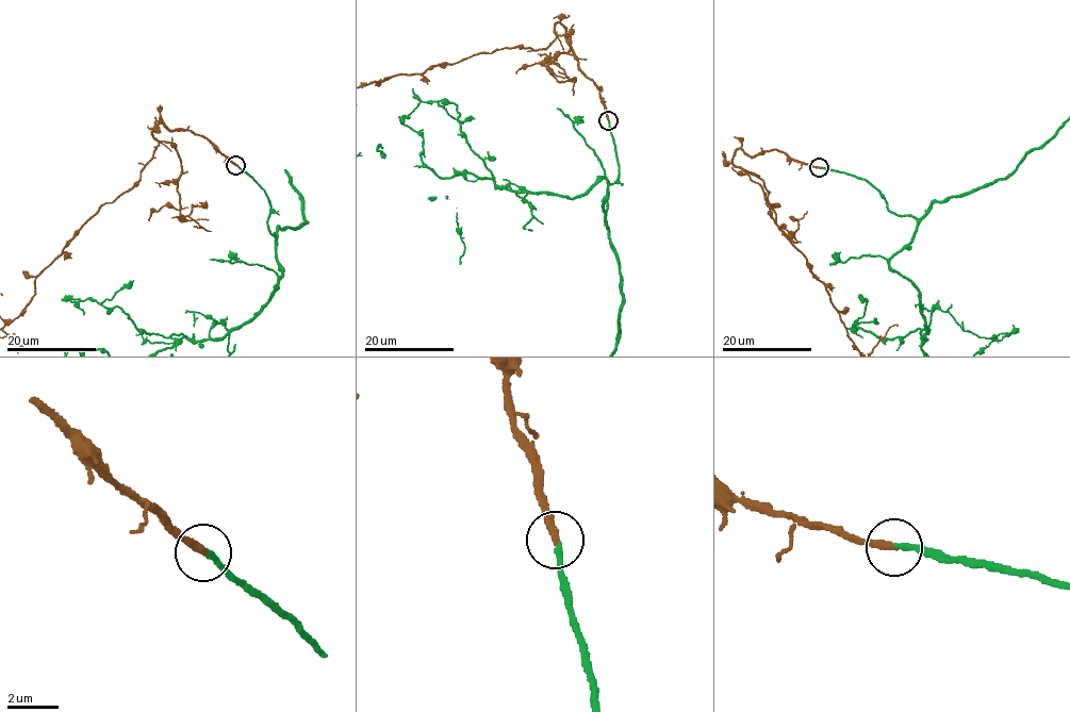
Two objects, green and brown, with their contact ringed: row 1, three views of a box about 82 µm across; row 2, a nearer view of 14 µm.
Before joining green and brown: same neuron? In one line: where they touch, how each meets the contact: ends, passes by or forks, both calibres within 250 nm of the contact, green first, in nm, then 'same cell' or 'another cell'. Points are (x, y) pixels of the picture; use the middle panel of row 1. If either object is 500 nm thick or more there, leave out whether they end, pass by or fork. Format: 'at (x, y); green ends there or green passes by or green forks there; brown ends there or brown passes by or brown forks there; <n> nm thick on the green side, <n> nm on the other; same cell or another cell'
at (608, 120); green ends there; brown ends there; 220 nm thick on the green side, 320 nm on the other; same cell

